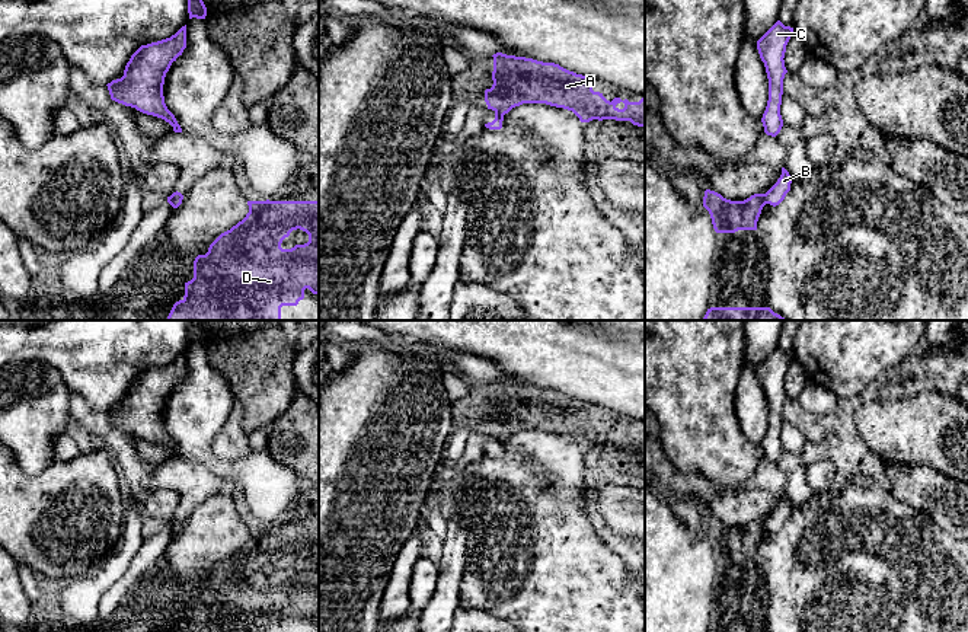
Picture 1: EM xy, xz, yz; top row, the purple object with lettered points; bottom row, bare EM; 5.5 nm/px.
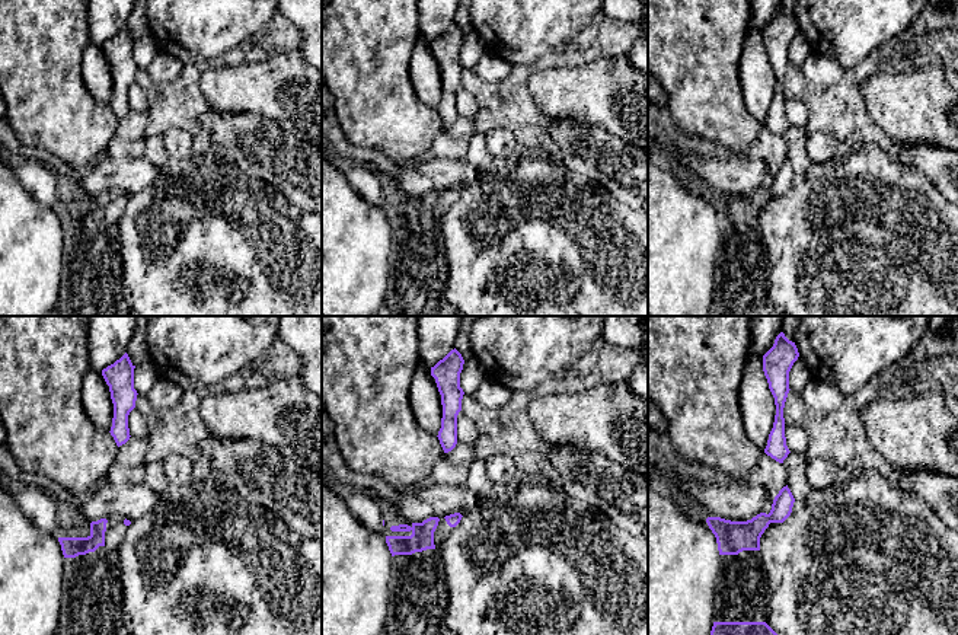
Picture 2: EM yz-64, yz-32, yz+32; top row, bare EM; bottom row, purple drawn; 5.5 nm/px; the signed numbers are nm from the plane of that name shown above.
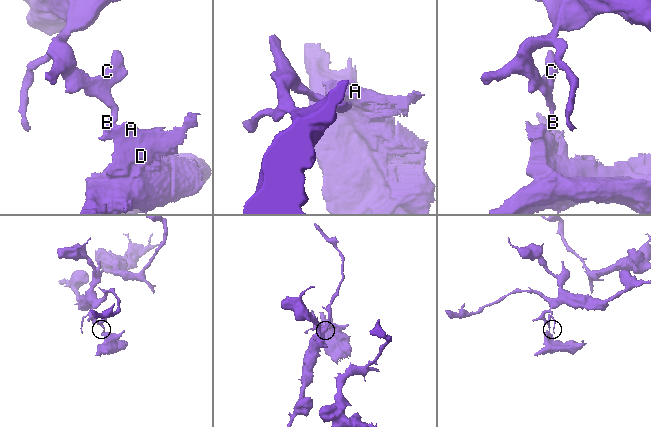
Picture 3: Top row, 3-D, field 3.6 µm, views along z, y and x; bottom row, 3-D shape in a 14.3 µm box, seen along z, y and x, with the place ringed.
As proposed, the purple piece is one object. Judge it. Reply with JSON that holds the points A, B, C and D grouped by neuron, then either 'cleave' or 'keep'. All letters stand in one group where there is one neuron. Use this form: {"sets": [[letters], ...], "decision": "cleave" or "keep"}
{"sets": [["A", "D"], ["B", "C"]], "decision": "cleave"}

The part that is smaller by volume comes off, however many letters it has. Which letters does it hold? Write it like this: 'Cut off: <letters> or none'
Cut off: A, D

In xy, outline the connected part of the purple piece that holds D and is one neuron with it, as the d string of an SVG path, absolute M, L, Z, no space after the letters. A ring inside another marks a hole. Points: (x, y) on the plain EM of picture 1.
M247 527L246 543L221 559L205 581L194 587L194 604L185 609L185 622L173 632L297 632L304 616L319 620L319 527ZM293 556L303 556L309 568L282 575L281 569Z

